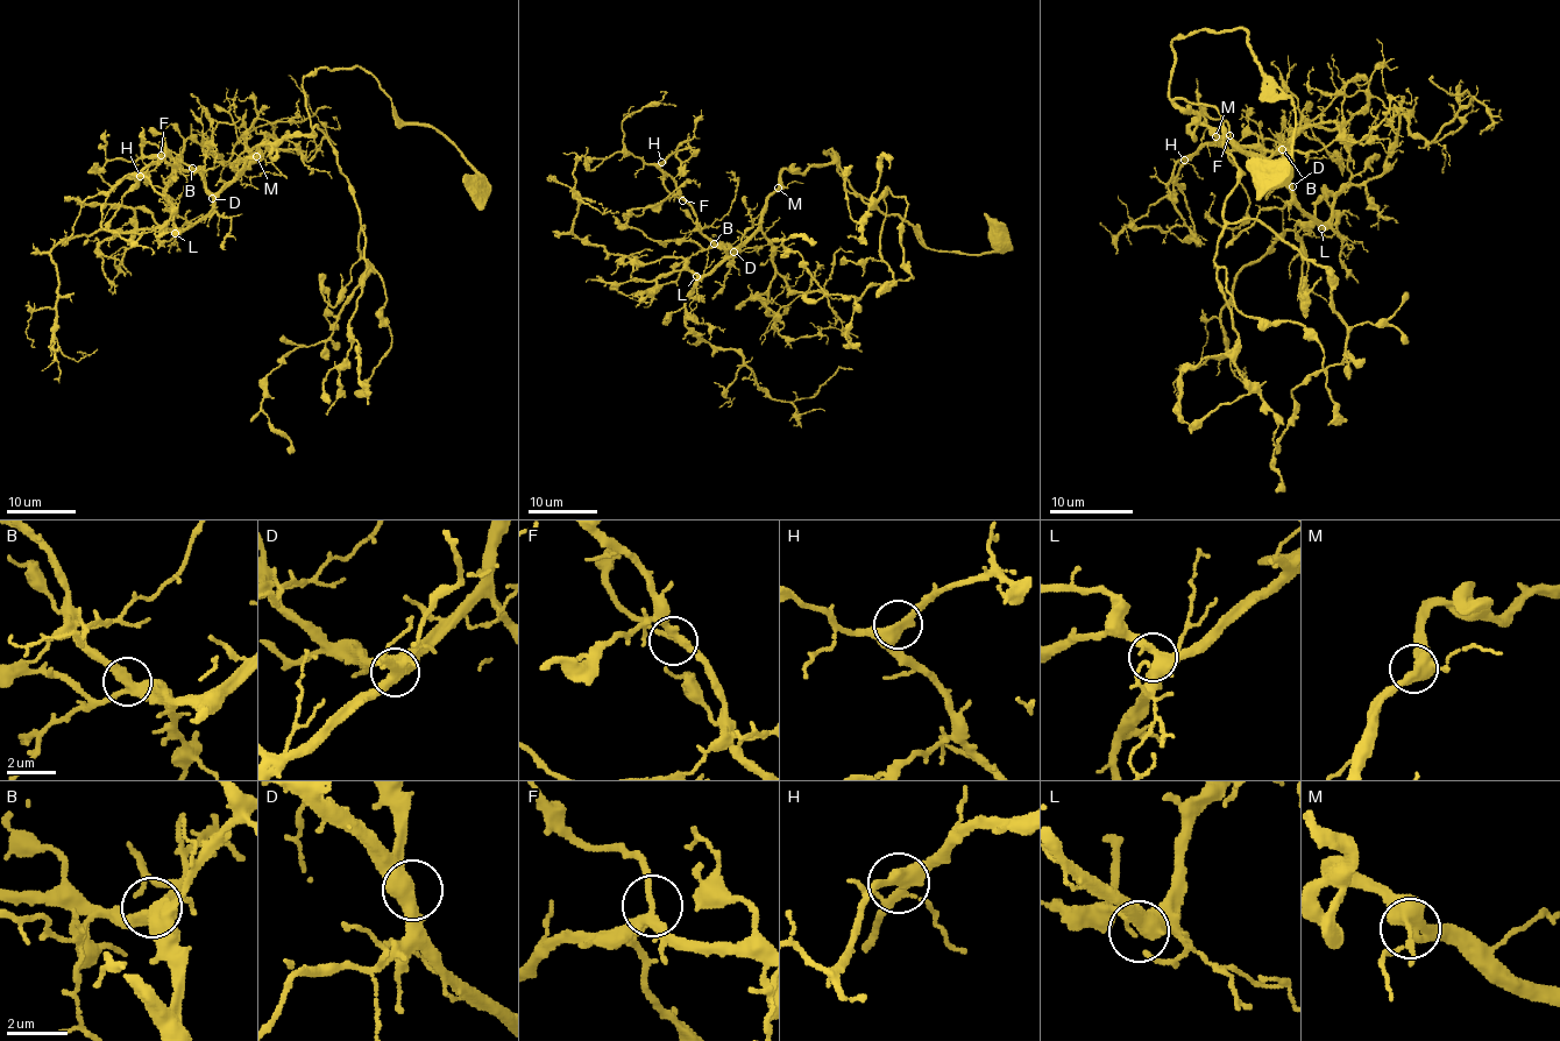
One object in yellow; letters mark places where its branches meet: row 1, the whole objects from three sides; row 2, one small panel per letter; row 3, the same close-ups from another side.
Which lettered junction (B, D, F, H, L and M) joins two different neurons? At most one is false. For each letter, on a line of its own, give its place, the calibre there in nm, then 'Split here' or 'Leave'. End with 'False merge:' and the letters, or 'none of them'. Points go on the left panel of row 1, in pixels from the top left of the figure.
B: Place: (192, 168). Thickness 360 nm. Leave
D: Place: (212, 198). Thickness 440 nm. Leave
F: Place: (161, 155). Thickness 240 nm. Leave
H: Place: (140, 176). Thickness 360 nm. Leave
L: Place: (175, 233). Thickness 440 nm. Leave
M: Place: (256, 156). Thickness 400 nm. Leave
False merge: none of them

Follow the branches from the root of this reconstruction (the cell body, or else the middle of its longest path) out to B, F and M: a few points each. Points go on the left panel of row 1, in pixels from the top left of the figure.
B: (299, 134), (285, 134), (279, 140), (263, 143), (260, 151), (214, 193), (192, 168)
F: (299, 134), (285, 134), (279, 140), (263, 143), (260, 151), (214, 193), (197, 171), (171, 165), (161, 155)
M: (299, 134), (285, 134), (279, 140), (263, 143), (256, 157)

